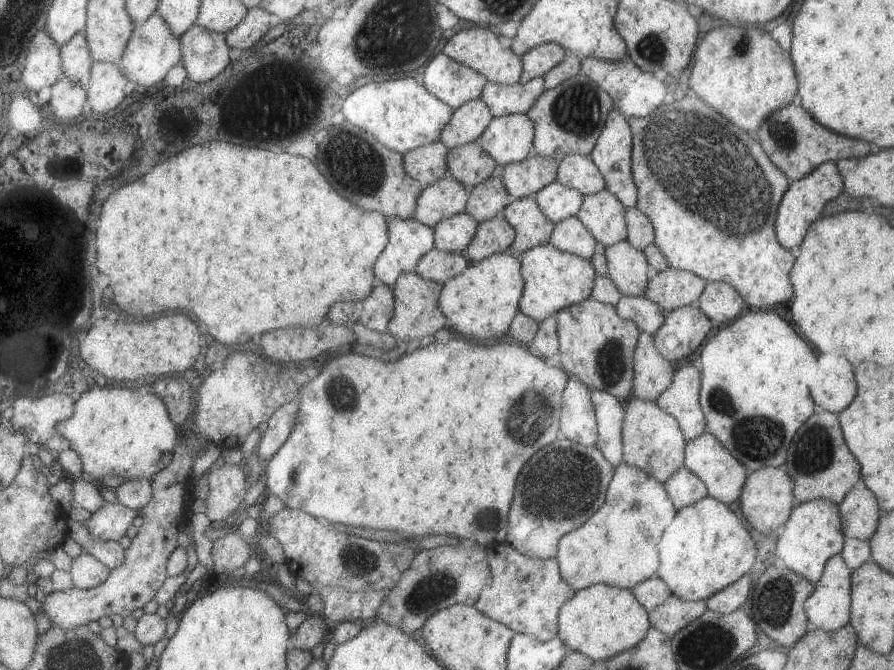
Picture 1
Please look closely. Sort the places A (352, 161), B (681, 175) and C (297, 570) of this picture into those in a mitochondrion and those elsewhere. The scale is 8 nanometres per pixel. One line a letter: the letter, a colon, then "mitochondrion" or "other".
A: mitochondrion
B: mitochondrion
C: other

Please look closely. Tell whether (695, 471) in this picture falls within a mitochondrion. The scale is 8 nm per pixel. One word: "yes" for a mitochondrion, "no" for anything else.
no

